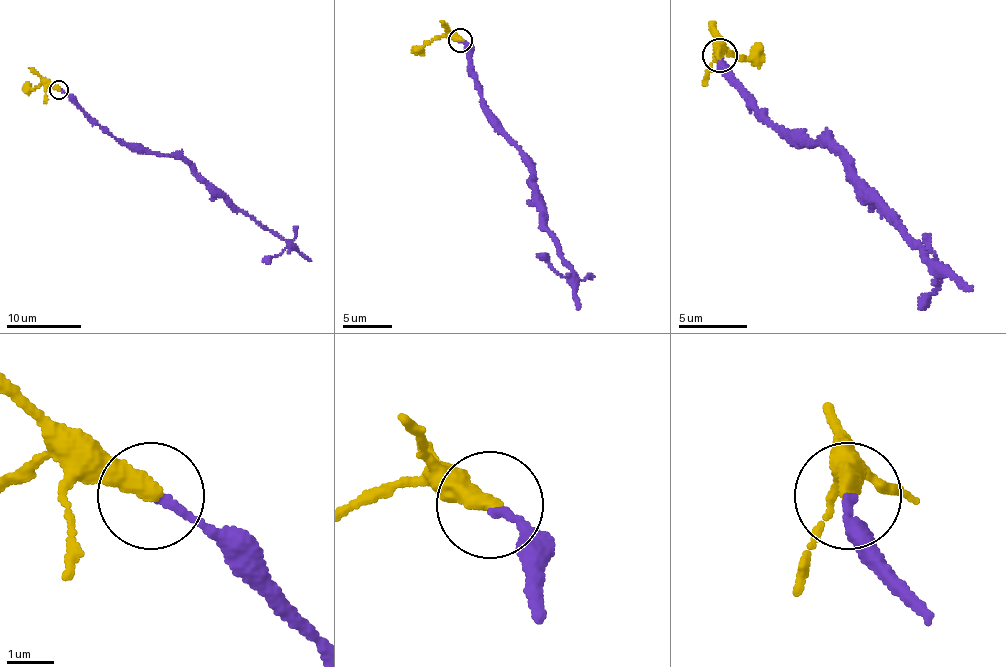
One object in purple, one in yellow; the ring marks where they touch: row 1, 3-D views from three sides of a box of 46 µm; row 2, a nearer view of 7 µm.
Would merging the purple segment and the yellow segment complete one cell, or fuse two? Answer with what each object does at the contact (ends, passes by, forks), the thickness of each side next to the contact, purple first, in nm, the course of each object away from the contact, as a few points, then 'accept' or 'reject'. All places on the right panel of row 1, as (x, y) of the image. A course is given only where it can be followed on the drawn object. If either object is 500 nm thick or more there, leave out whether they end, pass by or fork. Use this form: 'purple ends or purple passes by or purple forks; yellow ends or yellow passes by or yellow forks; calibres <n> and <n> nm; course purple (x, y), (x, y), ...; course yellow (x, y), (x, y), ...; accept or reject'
purple ends; yellow ends; calibres 160 and 400 nm; course purple (722, 54), (759, 113), (813, 143), (827, 140), (867, 189), (892, 210), (931, 264), (948, 266), (970, 290); course yellow (719, 55), (727, 48), (739, 56), (763, 55); accept

